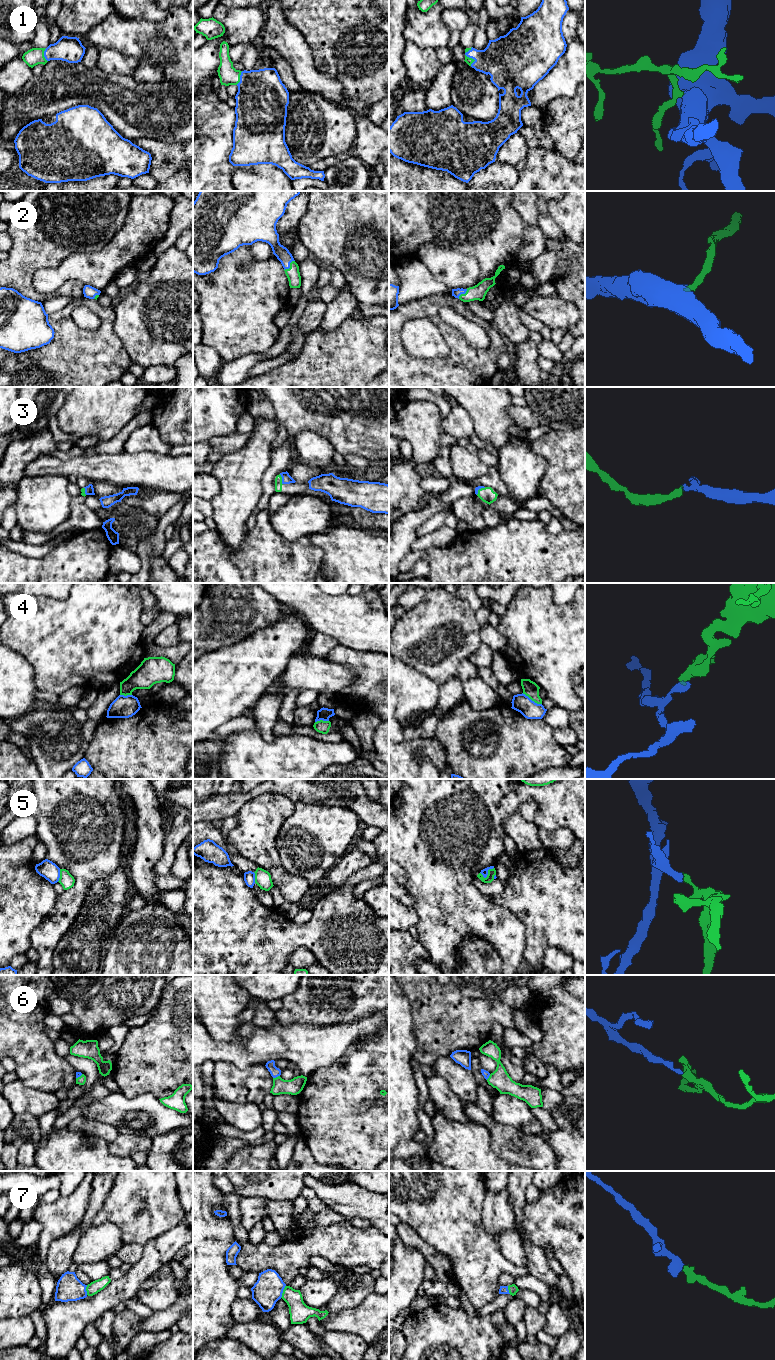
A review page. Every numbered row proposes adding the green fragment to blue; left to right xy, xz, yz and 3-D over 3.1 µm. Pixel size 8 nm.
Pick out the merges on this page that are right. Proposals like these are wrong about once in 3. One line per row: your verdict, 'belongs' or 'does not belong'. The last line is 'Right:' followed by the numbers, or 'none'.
1: belongs
2: belongs
3: belongs
4: does not belong
5: does not belong
6: belongs
7: belongs
Right: 1, 2, 3, 6, 7

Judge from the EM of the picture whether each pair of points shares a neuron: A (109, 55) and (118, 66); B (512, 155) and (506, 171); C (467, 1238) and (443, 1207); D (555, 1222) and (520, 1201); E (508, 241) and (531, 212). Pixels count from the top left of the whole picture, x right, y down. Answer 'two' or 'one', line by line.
A: one
B: two
C: one
D: two
E: two

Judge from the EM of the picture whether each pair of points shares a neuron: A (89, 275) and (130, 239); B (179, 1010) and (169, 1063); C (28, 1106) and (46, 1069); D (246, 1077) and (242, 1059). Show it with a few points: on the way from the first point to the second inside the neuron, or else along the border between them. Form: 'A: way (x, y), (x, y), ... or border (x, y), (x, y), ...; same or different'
A: way (99, 265), (117, 246), (120, 246); same
B: way (179, 1023), (179, 1042), (171, 1050); same
C: border (18, 1079), (28, 1086), (53, 1093); different
D: border (222, 1060), (238, 1068), (264, 1066); different

